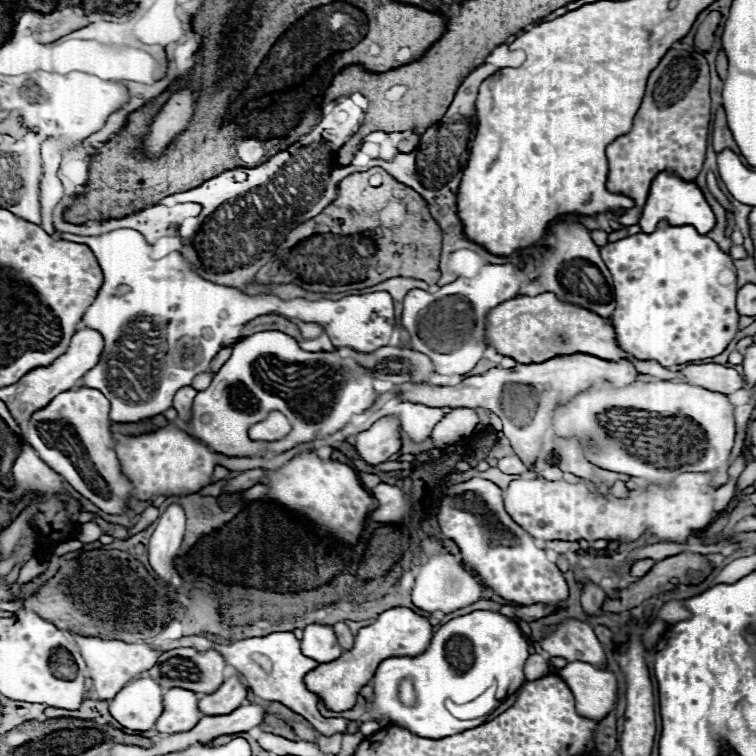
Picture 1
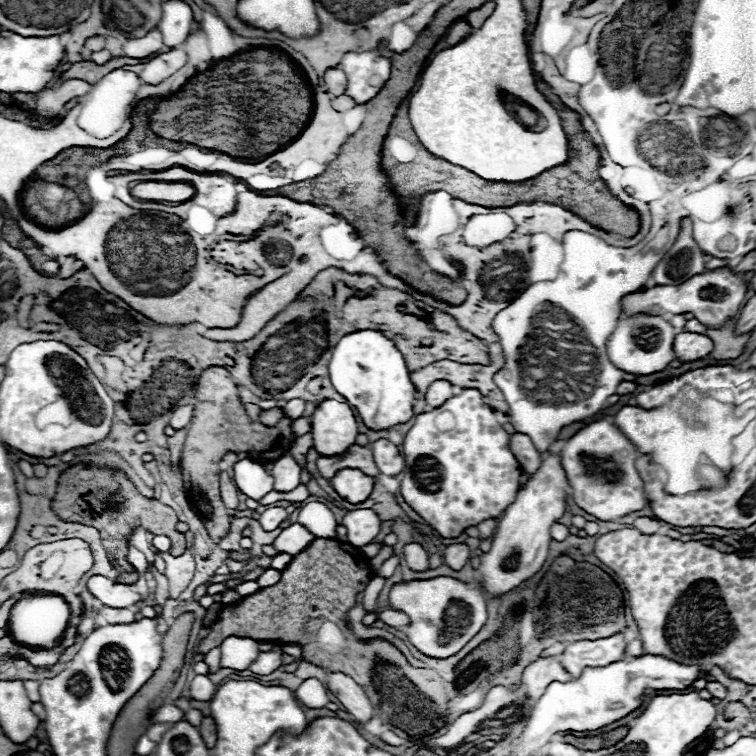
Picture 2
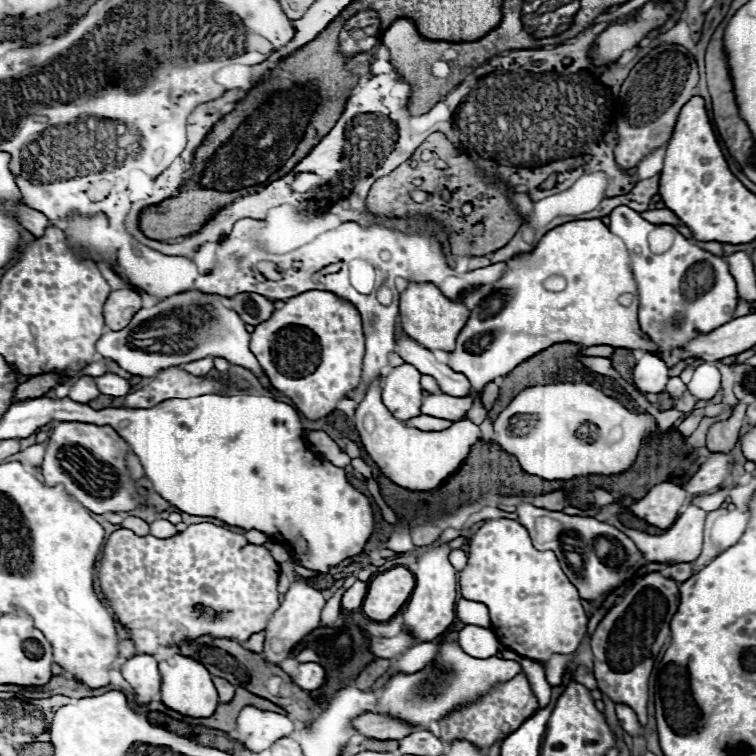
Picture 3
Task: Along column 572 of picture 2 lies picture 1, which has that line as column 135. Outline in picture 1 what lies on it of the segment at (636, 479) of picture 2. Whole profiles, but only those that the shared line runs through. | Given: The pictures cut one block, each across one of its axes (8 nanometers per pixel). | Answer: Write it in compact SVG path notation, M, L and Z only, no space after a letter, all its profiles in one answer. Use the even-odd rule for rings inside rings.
M168 424L156 432L126 436L124 442L116 442L116 456L120 460L122 474L132 482L132 498L146 502L154 496L188 496L210 484L214 466L230 462L230 458L208 450L204 444L190 438L184 430Z

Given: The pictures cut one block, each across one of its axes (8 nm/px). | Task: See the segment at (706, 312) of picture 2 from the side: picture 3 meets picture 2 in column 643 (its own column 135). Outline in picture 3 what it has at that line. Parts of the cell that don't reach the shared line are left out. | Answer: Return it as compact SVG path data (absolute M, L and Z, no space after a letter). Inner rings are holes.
M124 288L112 292L102 308L106 328L108 330L124 328L132 320L134 312L138 312L140 308L142 308L142 296L136 290Z

